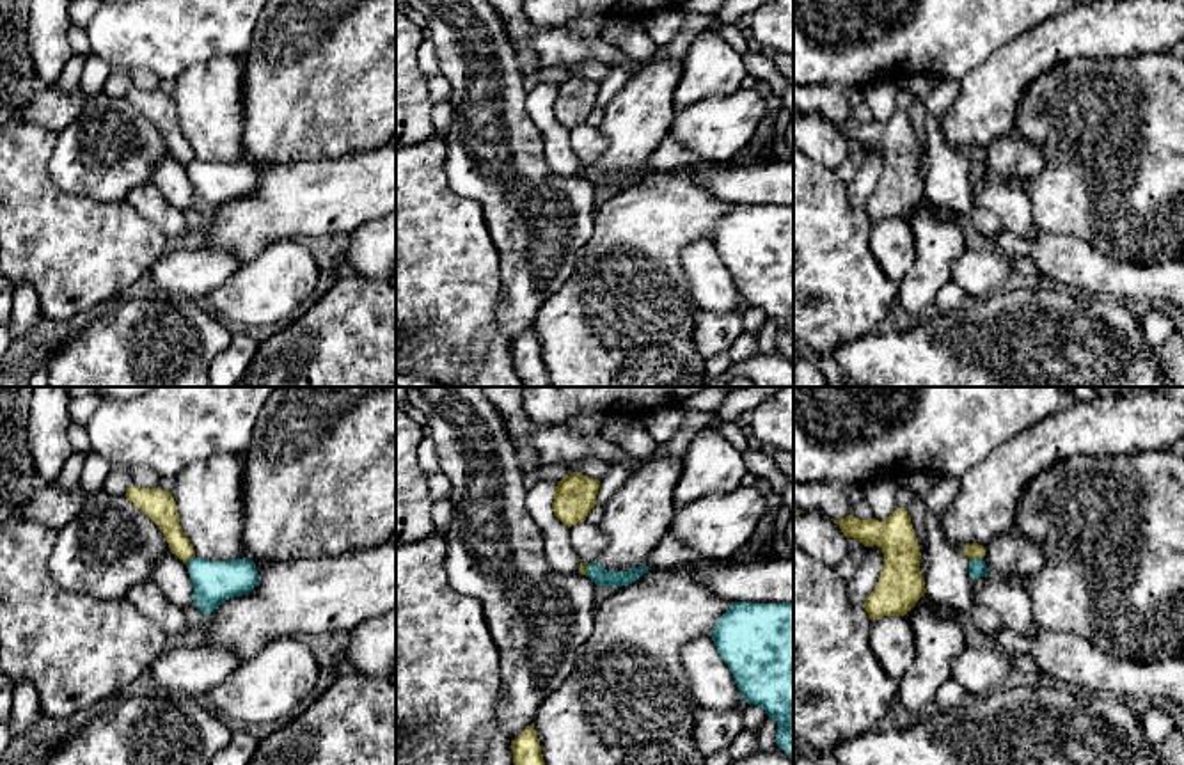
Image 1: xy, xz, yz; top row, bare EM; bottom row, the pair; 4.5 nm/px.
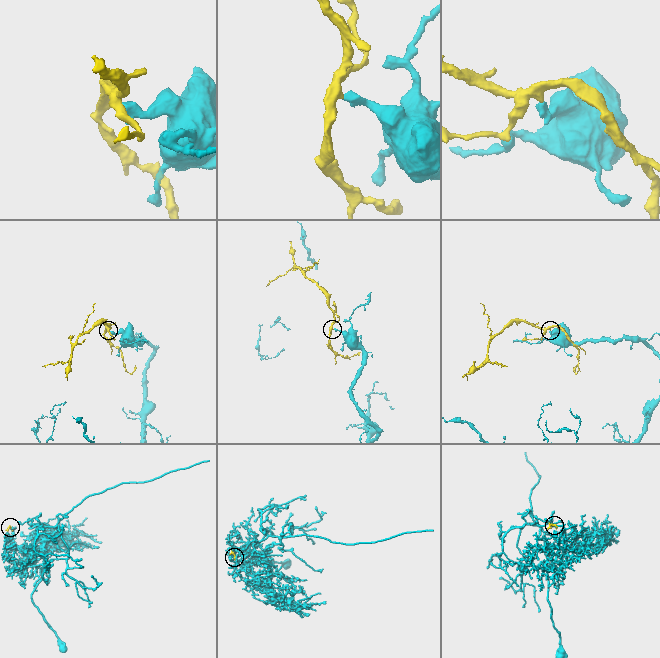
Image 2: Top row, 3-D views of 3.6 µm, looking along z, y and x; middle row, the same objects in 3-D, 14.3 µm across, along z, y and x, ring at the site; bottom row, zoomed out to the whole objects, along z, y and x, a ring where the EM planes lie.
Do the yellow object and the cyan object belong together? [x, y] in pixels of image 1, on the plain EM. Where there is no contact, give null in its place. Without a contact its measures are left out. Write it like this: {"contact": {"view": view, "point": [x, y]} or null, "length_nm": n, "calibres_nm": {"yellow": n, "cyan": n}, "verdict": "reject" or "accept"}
{"contact": {"view": "yz", "point": [977, 160]}, "length_nm": 60, "calibres_nm": {"yellow": 70, "cyan": 80}, "verdict": "reject"}

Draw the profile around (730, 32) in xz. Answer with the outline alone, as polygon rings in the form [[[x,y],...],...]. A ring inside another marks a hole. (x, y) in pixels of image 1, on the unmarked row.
[[[724,23],[717,34],[740,55],[749,51],[747,35],[738,30],[735,23]]]

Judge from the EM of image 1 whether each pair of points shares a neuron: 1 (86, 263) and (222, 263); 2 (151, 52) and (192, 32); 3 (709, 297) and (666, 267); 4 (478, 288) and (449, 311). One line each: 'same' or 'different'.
1: different
2: same
3: different
4: same

